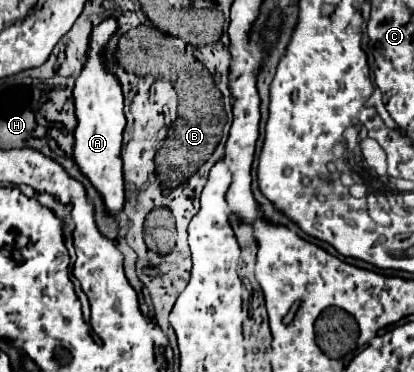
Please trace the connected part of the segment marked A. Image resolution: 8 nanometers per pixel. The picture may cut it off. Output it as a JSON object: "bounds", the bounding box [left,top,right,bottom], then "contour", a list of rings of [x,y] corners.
{"bounds":[72,18,126,218],"contour":[[[114,18],[104,20],[92,32],[90,52],[82,74],[76,78],[76,86],[72,90],[74,96],[74,112],[76,112],[76,128],[74,128],[74,162],[78,164],[80,172],[92,182],[98,190],[108,216],[118,218],[124,208],[124,176],[122,176],[122,158],[120,158],[120,144],[122,144],[122,130],[126,126],[126,118],[122,112],[122,90],[120,82],[114,74],[104,68],[104,46],[108,38],[116,32],[118,22]]]}

